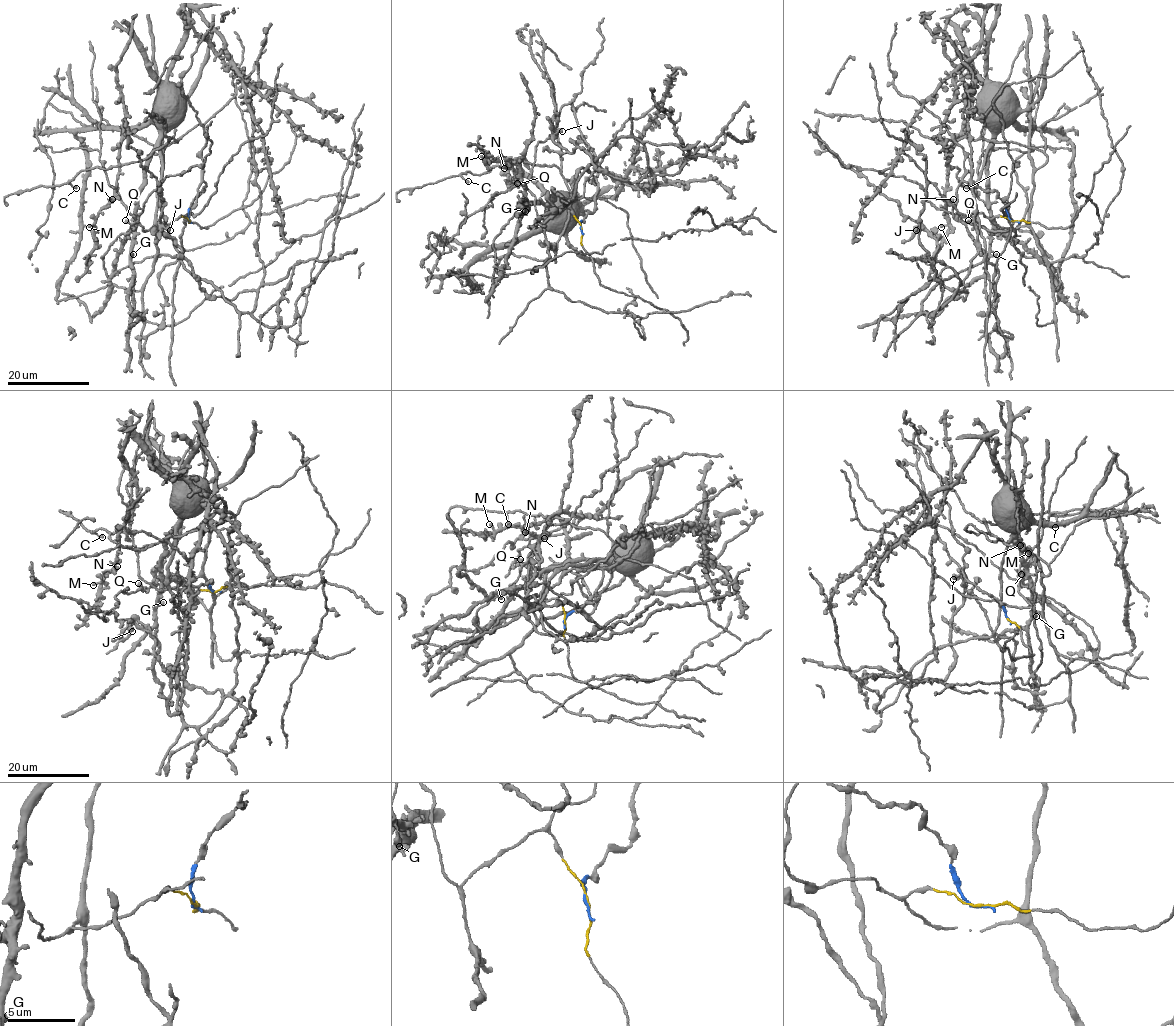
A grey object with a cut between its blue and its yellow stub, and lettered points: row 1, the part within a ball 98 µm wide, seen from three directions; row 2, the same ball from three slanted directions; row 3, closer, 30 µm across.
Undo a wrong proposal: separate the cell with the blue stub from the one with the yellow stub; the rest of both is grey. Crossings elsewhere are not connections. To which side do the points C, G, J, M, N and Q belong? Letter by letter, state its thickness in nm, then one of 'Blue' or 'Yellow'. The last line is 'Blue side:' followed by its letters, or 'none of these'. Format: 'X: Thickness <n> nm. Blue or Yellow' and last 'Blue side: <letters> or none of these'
C: Thickness 300 nm. Yellow
G: Thickness 360 nm. Blue
J: Thickness 550 nm. Blue
M: Thickness 300 nm. Yellow
N: Thickness 600 nm. Yellow
Q: Thickness 500 nm. Yellow
Blue side: G, J

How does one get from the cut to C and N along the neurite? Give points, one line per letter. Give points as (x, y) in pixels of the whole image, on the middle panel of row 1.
C: (581, 229), (567, 207), (544, 224), (555, 262), (571, 196), (554, 165), (511, 162), (466, 171), (468, 181)
N: (581, 229), (567, 207), (544, 224), (555, 262), (571, 192), (561, 171), (554, 165), (507, 160), (504, 168)

